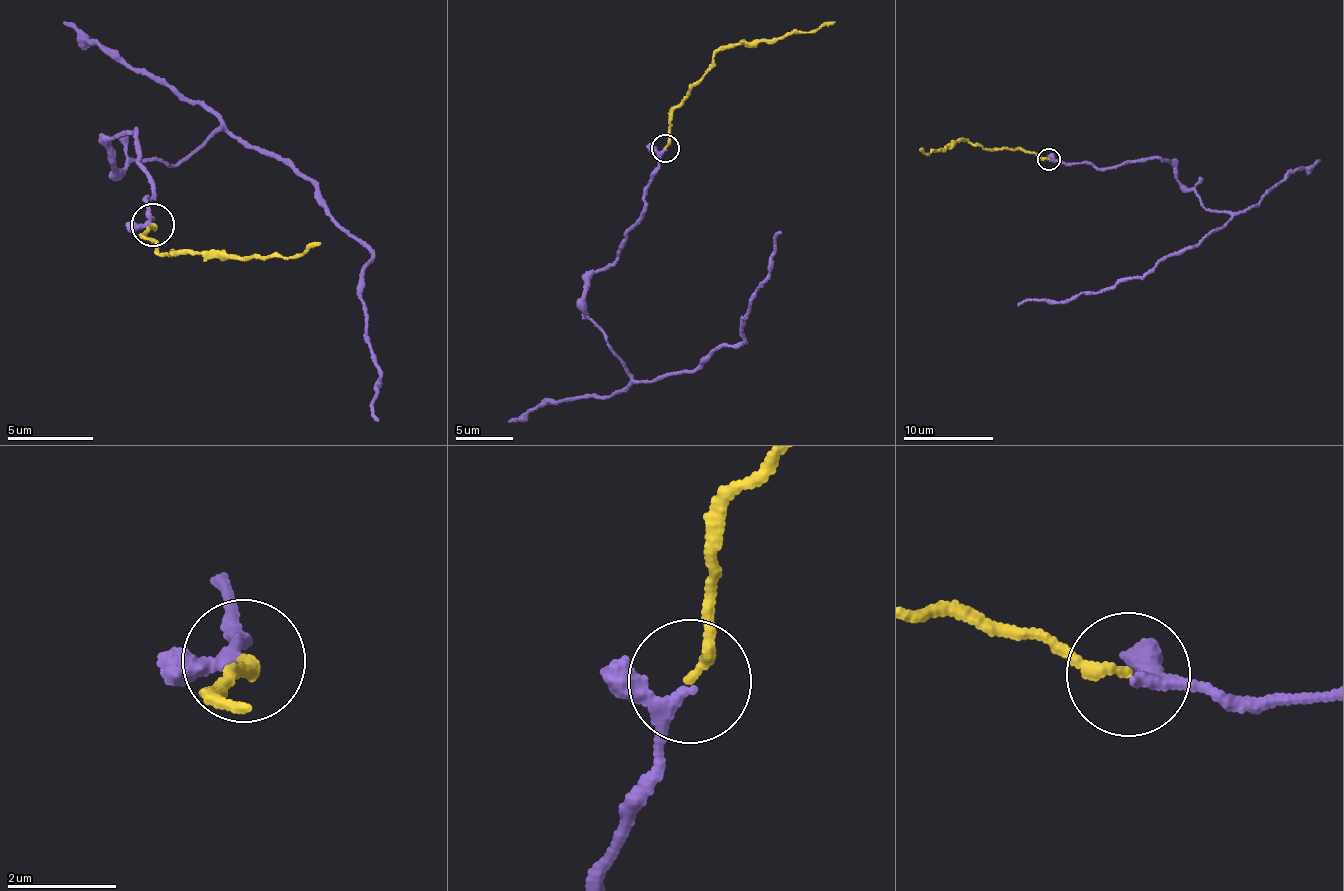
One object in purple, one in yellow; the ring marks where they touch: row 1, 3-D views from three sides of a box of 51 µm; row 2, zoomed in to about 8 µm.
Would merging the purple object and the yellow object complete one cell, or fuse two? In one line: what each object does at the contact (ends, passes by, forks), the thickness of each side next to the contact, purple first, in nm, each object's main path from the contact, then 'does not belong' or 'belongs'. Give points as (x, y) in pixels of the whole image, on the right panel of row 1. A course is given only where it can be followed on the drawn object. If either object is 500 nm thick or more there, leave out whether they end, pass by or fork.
purple passes by; yellow ends there; 170 nm thick on the purple side, 200 nm on the other; purple runs (1050, 160), (1174, 165), (1206, 209), (1232, 218), (1142, 276), (1018, 306); yellow runs (1048, 160), (964, 140), (928, 155), (919, 148); belongs

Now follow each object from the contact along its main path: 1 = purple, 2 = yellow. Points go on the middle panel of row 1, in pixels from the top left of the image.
1: (666, 150), (643, 219), (586, 285), (584, 311), (633, 382), (682, 373), (743, 340), (742, 320), (779, 233)
2: (666, 148), (671, 110), (720, 50), (752, 47), (760, 40), (776, 42), (795, 30), (809, 32), (834, 21)

